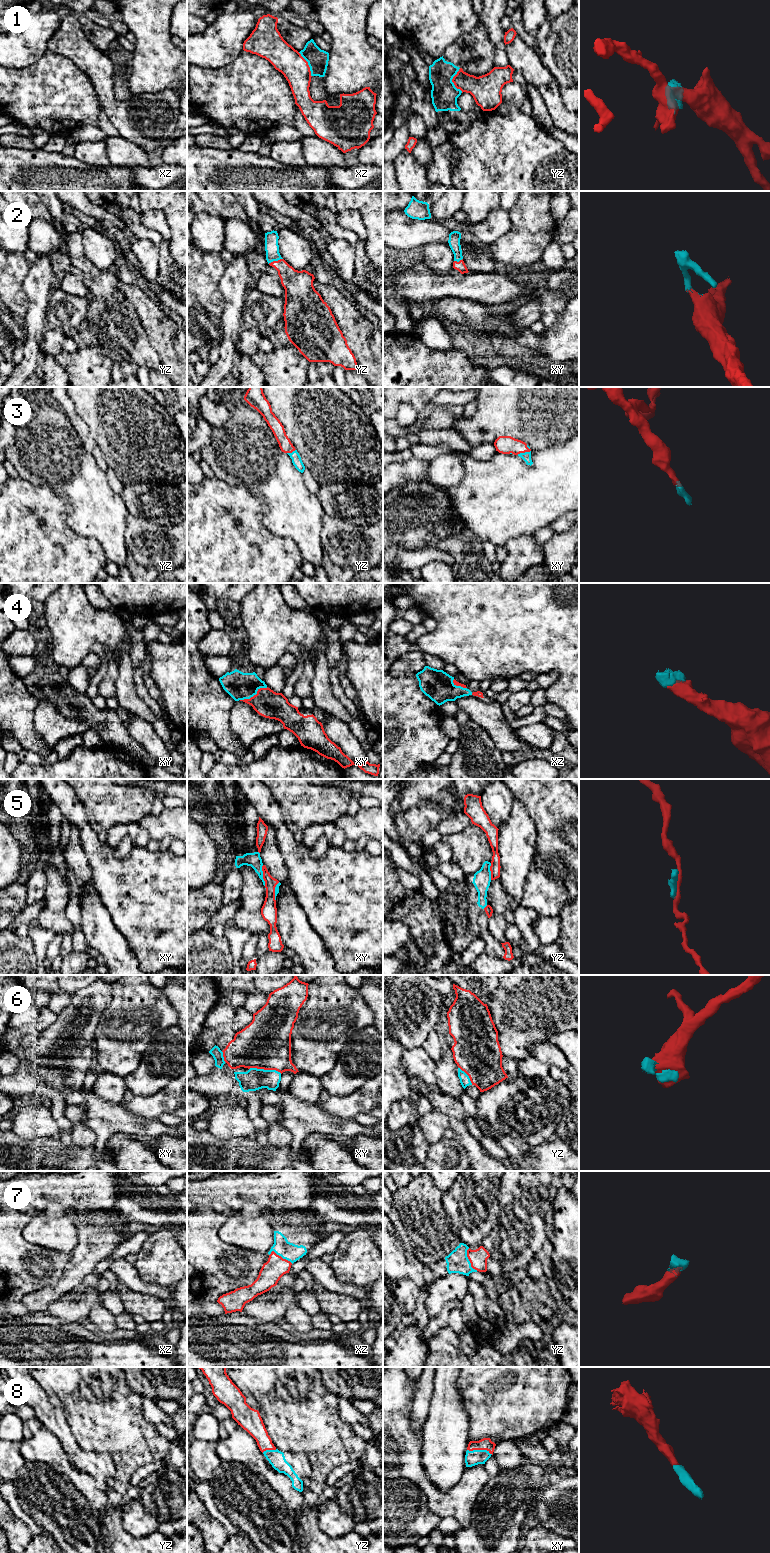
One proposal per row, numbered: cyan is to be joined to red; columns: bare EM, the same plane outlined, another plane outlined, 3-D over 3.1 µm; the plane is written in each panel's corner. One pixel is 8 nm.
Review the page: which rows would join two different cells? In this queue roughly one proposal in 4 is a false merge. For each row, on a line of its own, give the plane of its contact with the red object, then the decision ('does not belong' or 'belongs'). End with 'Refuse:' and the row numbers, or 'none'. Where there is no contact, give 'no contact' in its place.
1: meets red in yz; does not belong
2: meets red in yz; belongs
3: meets red in xy; belongs
4: meets red in xy; belongs
5: meets red in xy; does not belong
6: meets red in xy; belongs
7: meets red in yz; belongs
8: meets red in xy; belongs
Refuse: 1, 5

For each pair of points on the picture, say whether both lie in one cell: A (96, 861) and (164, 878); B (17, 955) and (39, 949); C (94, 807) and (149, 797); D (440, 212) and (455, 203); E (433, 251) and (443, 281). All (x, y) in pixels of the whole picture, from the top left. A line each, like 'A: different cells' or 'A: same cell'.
A: same cell
B: different cells
C: same cell
D: same cell
E: different cells

